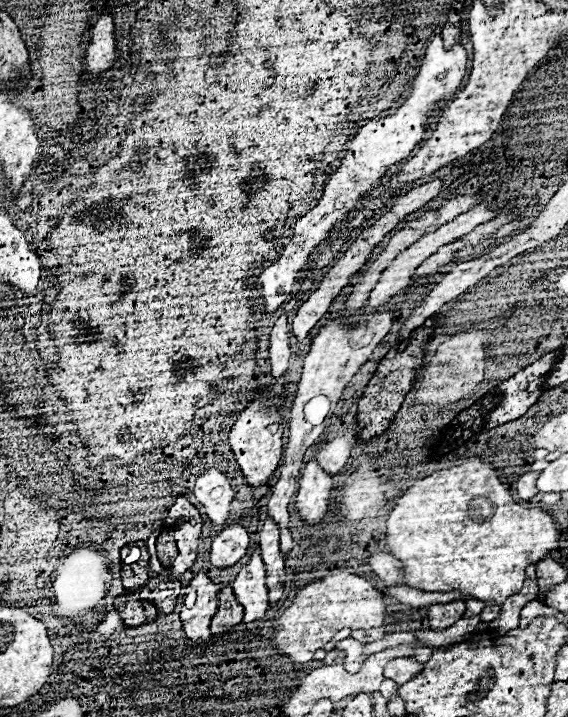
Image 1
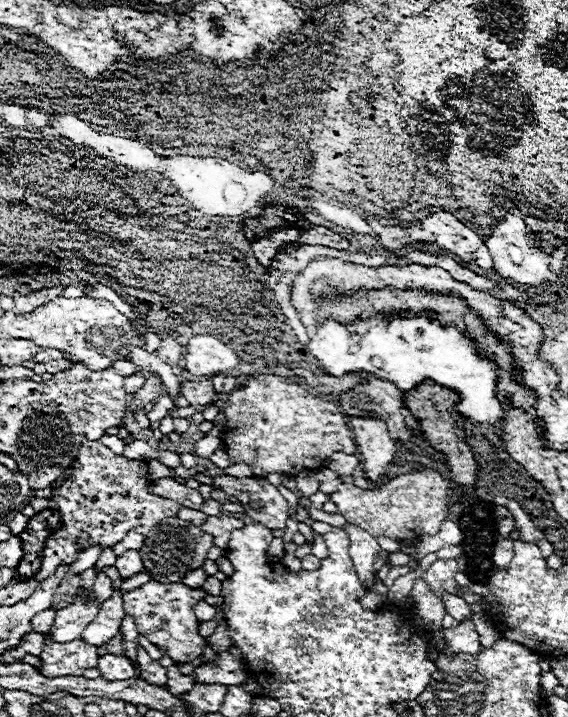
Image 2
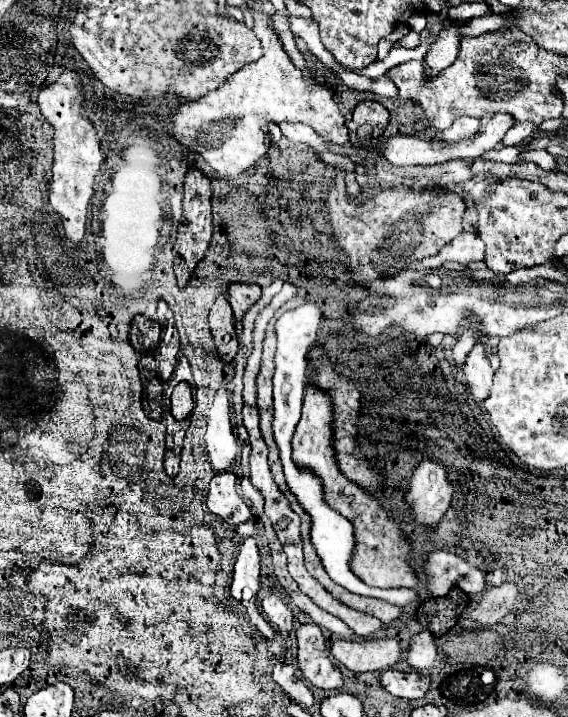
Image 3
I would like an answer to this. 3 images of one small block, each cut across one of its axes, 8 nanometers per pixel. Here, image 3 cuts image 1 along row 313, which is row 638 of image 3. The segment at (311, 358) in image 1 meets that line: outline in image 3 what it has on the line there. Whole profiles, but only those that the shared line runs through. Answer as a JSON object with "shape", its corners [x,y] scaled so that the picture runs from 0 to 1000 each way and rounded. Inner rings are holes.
{"shape":[[[658,890],[658,893],[588,893],[581,909],[595,923],[602,923],[620,937],[676,937],[687,934],[708,915],[708,901],[694,890]]]}

